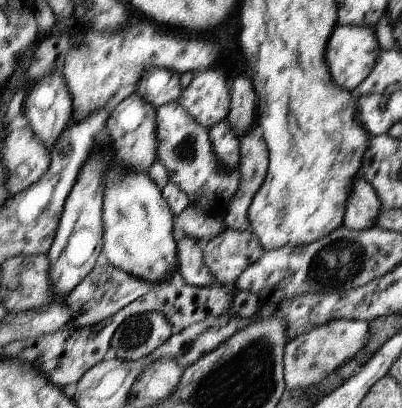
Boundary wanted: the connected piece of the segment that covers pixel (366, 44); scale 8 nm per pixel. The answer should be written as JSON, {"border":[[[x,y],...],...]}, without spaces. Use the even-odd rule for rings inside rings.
{"border":[[[339,25],[337,31],[333,33],[332,38],[329,40],[326,50],[326,62],[328,62],[328,56],[330,56],[332,80],[336,80],[336,84],[342,89],[355,92],[355,89],[373,73],[382,49],[376,38],[374,27]]]}

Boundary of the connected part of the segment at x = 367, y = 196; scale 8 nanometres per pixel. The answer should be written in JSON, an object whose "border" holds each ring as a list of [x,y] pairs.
{"border":[[[361,176],[352,186],[343,226],[354,231],[365,231],[376,225],[382,210],[376,190]]]}

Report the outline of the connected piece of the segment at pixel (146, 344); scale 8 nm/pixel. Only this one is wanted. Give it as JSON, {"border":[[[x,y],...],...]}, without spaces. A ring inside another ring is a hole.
{"border":[[[158,312],[130,316],[114,332],[111,346],[117,358],[136,361],[153,354],[171,337],[172,322]]]}

